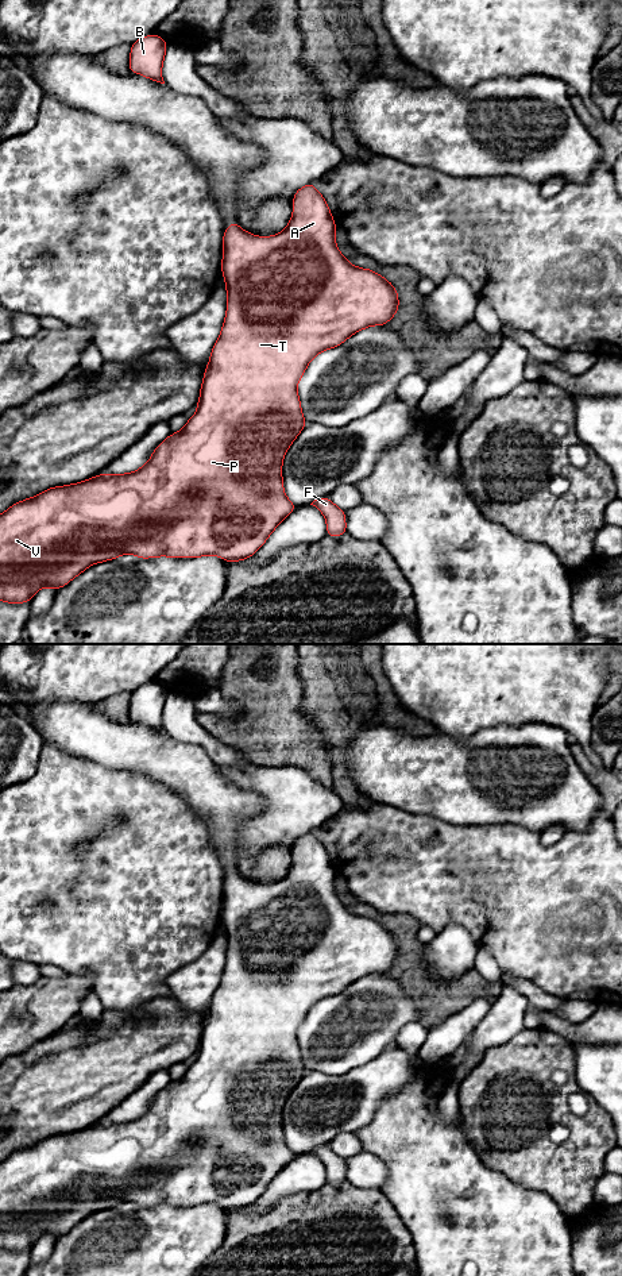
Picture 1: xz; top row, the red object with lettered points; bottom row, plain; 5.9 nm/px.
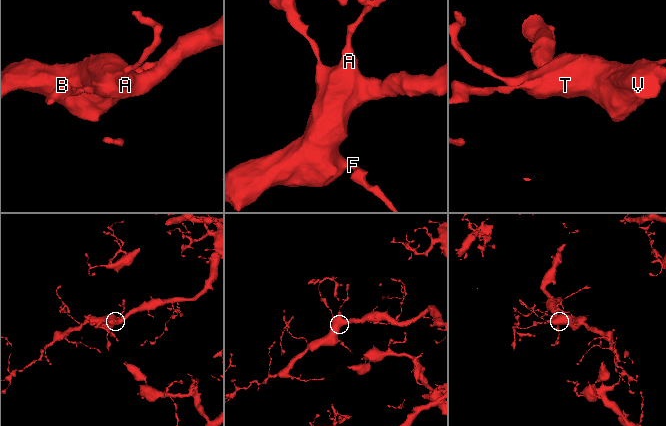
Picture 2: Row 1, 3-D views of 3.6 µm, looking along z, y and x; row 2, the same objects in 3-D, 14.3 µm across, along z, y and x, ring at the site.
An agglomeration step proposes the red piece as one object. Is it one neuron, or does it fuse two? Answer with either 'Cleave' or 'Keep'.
Keep

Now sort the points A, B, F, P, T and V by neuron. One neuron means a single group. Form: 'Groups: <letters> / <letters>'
Groups: A B F P T V

